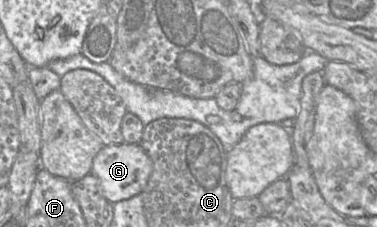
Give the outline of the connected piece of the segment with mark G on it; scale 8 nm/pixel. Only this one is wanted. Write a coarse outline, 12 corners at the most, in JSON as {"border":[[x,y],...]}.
{"border":[[139,144],[104,146],[91,173],[111,203],[143,192],[153,164]]}

